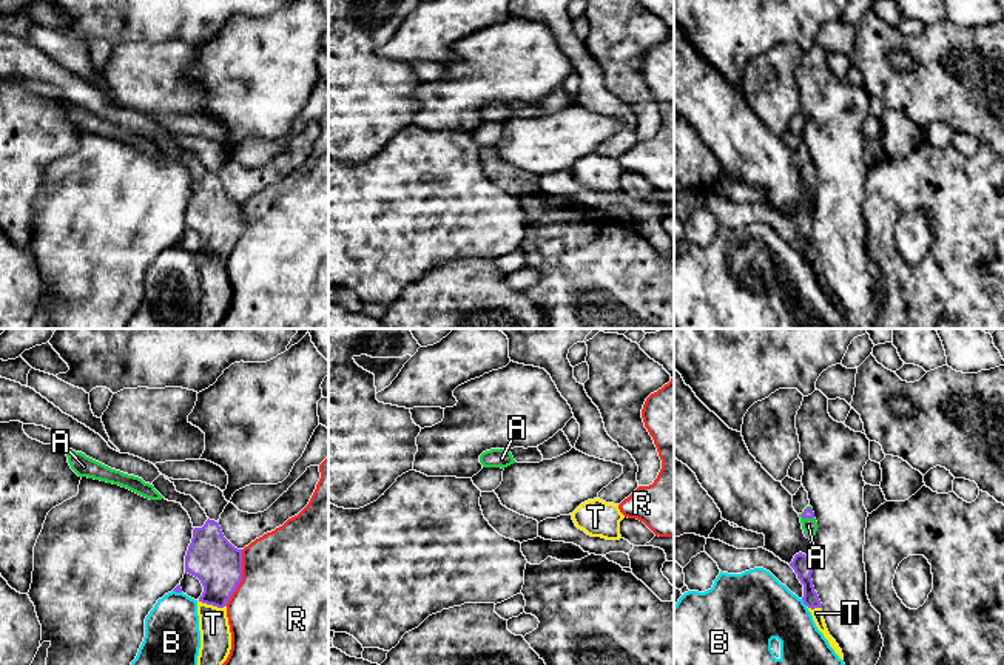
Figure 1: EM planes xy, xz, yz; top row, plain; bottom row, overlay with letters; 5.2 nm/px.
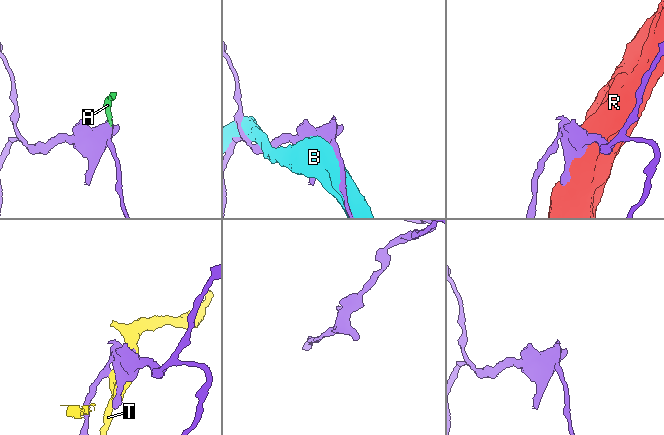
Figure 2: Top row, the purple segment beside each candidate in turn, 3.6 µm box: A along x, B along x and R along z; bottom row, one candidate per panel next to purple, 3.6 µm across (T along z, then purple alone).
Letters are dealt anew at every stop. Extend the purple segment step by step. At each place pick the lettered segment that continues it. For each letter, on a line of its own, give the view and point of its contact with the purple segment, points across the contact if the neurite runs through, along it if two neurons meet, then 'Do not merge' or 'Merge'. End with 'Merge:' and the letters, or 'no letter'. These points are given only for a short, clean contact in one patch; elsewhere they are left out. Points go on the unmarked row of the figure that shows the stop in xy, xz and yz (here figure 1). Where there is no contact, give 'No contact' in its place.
A: Touches purple at yz (807, 172). Path across: yz (808, 167), (807, 172), (808, 179). Merge
B: Touches purple at yz (804, 256). Do not merge
R: Touches purple at xy (241, 232). Do not merge
T: Touches purple at xy (212, 258). Do not merge
Merge: A

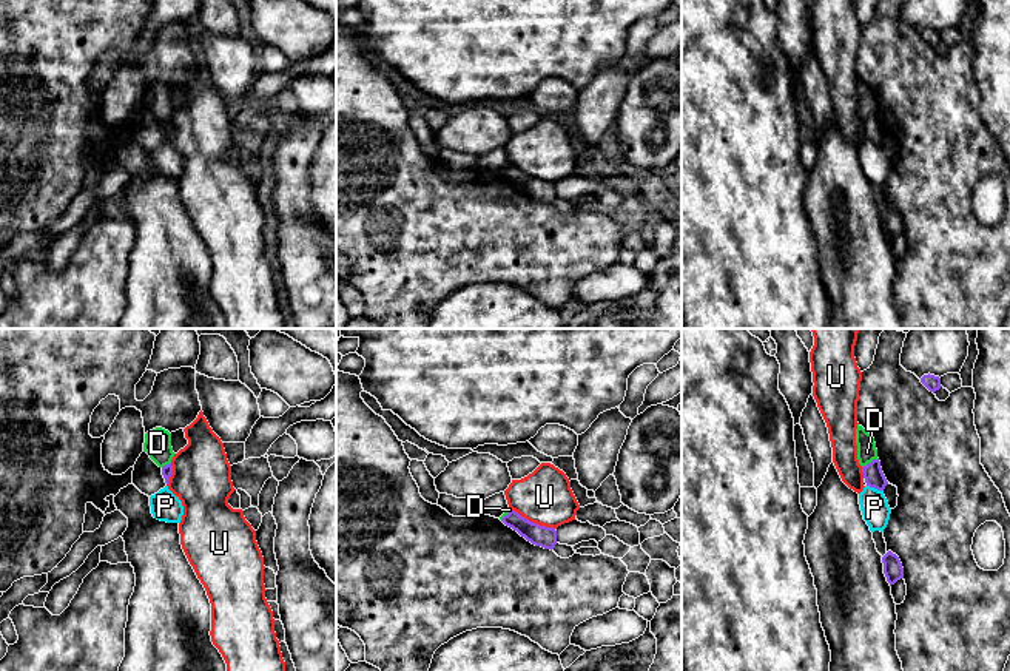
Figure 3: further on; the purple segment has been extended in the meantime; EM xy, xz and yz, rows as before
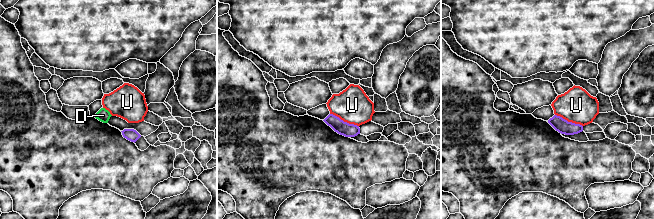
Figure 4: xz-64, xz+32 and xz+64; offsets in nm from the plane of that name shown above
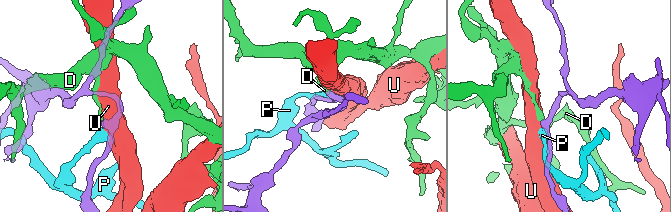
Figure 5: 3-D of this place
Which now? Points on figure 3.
D: Touches purple at yz (871, 116). Boundary: yz (878, 113), (862, 121). Do not merge
P: Touches purple at yz (875, 142). Boundary: yz (867, 139), (882, 145). Do not merge
U: Touches purple at xz (534, 178). Do not merge
Merge: no letter

